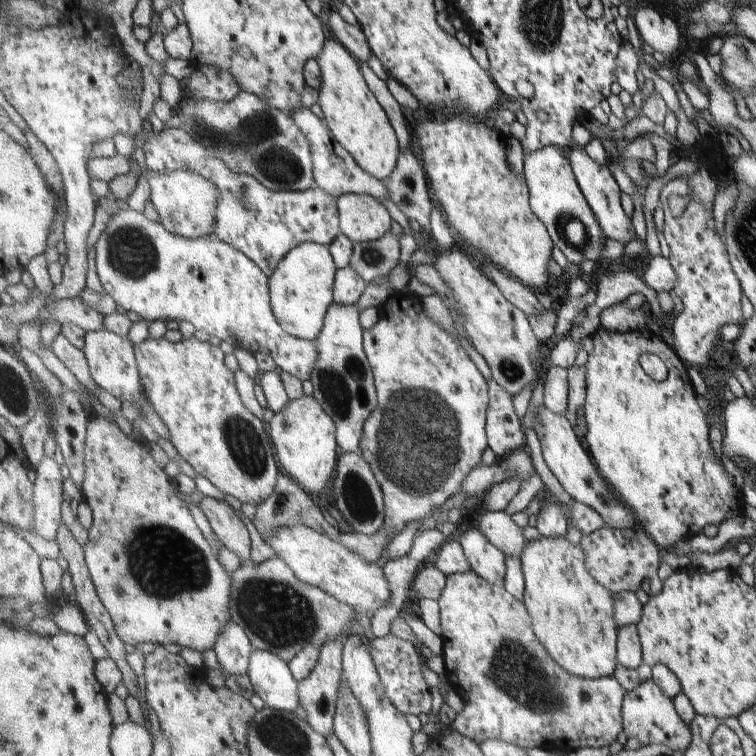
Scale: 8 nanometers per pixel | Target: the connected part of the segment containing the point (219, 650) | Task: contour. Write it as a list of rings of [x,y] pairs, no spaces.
[[[232,619],[229,620],[228,627],[221,632],[214,650],[227,676],[249,674],[249,662],[255,648],[247,632]]]

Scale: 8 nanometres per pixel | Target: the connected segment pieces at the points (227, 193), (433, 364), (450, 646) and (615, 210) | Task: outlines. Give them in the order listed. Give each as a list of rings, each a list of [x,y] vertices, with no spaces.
[[[165,128],[159,134],[150,134],[140,143],[145,159],[146,170],[155,171],[161,176],[167,176],[177,170],[195,170],[201,176],[213,180],[221,192],[220,204],[217,204],[217,228],[215,235],[233,248],[241,250],[246,256],[249,256],[255,264],[259,265],[265,272],[268,280],[277,272],[280,262],[285,259],[289,252],[292,252],[297,246],[305,242],[320,243],[331,245],[342,233],[341,214],[339,213],[339,198],[331,196],[329,192],[315,187],[305,191],[273,191],[266,188],[255,176],[250,176],[244,171],[237,172],[229,168],[225,160],[221,160],[215,152],[209,152],[209,148],[199,144],[195,136],[185,130],[178,128]]]
[[[408,290],[393,292],[389,296],[388,302],[385,302],[379,310],[378,322],[368,330],[364,330],[364,350],[367,354],[369,363],[373,368],[377,408],[373,410],[371,416],[365,422],[363,438],[361,438],[362,457],[366,462],[369,462],[373,473],[382,487],[384,493],[384,502],[386,505],[386,521],[384,528],[391,534],[391,538],[395,538],[397,534],[403,532],[407,526],[422,522],[425,518],[429,518],[431,513],[436,508],[441,508],[447,500],[458,494],[463,488],[465,478],[479,467],[481,458],[485,454],[485,450],[489,447],[487,422],[488,408],[492,397],[489,393],[488,381],[481,374],[481,370],[475,366],[475,362],[469,358],[469,354],[465,348],[459,344],[458,339],[441,328],[438,324],[431,321],[431,318],[425,314],[421,304],[421,298],[415,294],[411,294]]]
[[[474,571],[457,572],[457,574],[447,575],[445,590],[441,594],[440,618],[442,622],[443,634],[441,634],[444,643],[442,656],[446,663],[446,672],[448,681],[454,687],[458,694],[465,702],[465,710],[456,716],[452,729],[459,734],[463,734],[466,738],[475,740],[479,745],[485,743],[485,740],[504,740],[507,743],[515,744],[525,750],[533,748],[546,749],[547,751],[558,751],[569,754],[573,750],[584,747],[602,748],[603,746],[611,746],[617,736],[624,732],[624,702],[628,691],[625,686],[613,675],[607,678],[589,679],[573,676],[561,668],[559,664],[549,655],[548,649],[540,642],[540,638],[534,632],[532,617],[529,614],[526,604],[517,600],[512,593],[509,593],[504,586],[491,584],[483,577],[478,576]]]
[[[572,146],[569,152],[569,159],[571,164],[573,164],[573,171],[577,178],[577,183],[580,185],[585,198],[587,198],[589,206],[591,206],[593,212],[596,213],[597,220],[600,221],[601,228],[603,228],[607,239],[617,240],[623,245],[631,242],[631,240],[637,236],[637,234],[635,234],[635,226],[633,226],[633,222],[631,222],[628,214],[623,210],[623,206],[621,206],[622,189],[619,187],[611,170],[607,165],[597,164],[597,162],[589,156],[586,148]]]

